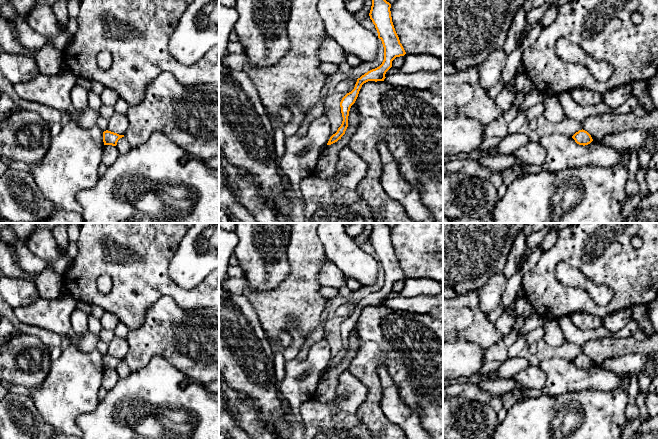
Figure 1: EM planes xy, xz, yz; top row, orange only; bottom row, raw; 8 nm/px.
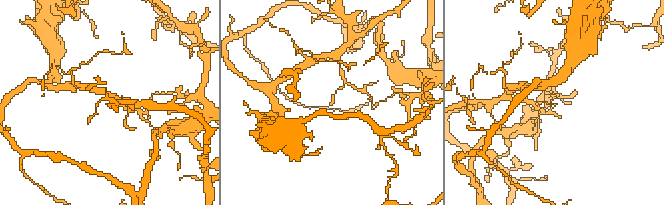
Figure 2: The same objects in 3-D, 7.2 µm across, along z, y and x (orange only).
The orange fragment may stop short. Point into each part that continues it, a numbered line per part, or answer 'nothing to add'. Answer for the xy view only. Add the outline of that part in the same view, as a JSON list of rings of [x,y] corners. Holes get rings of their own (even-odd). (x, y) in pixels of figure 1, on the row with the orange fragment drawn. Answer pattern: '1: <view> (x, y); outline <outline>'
1: xy (118, 123); outline [[[115,112],[107,121],[107,130],[119,135],[124,135],[129,126],[127,115],[118,112]]]

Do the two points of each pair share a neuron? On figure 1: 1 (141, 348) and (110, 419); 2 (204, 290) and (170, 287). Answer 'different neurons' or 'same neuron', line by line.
1: different neurons
2: same neuron

